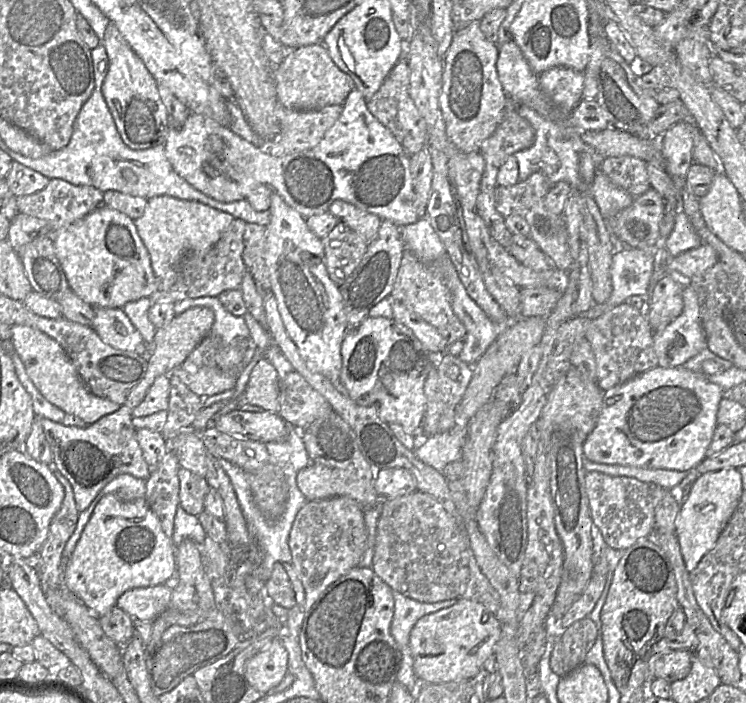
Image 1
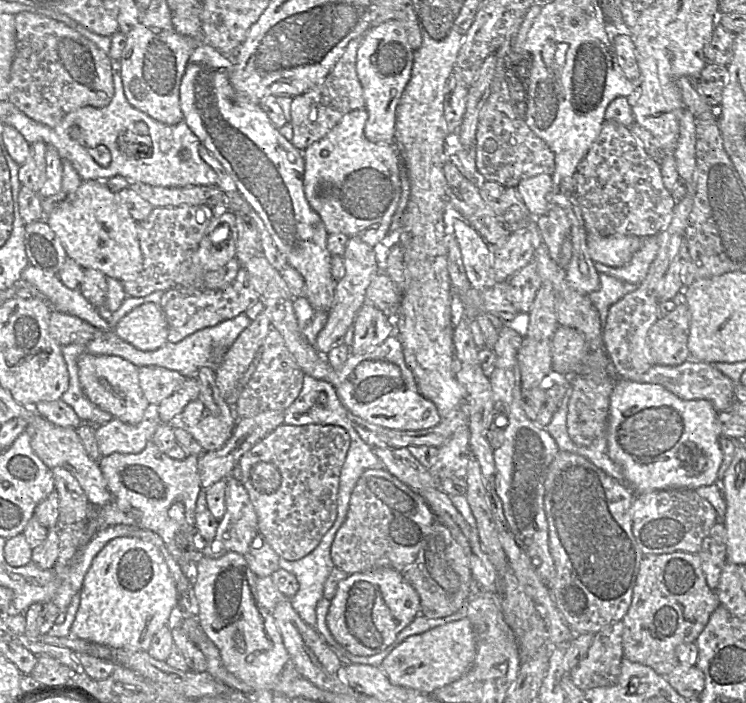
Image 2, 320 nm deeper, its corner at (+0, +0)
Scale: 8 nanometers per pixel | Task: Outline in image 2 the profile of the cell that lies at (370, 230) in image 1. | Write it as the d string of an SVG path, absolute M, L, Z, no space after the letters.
M349 236L343 254L345 275L336 282L336 292L332 307L329 310L327 322L317 336L315 347L326 355L335 345L343 340L348 329L352 326L355 316L366 301L366 292L377 275L381 273L374 246L363 242L360 238Z

